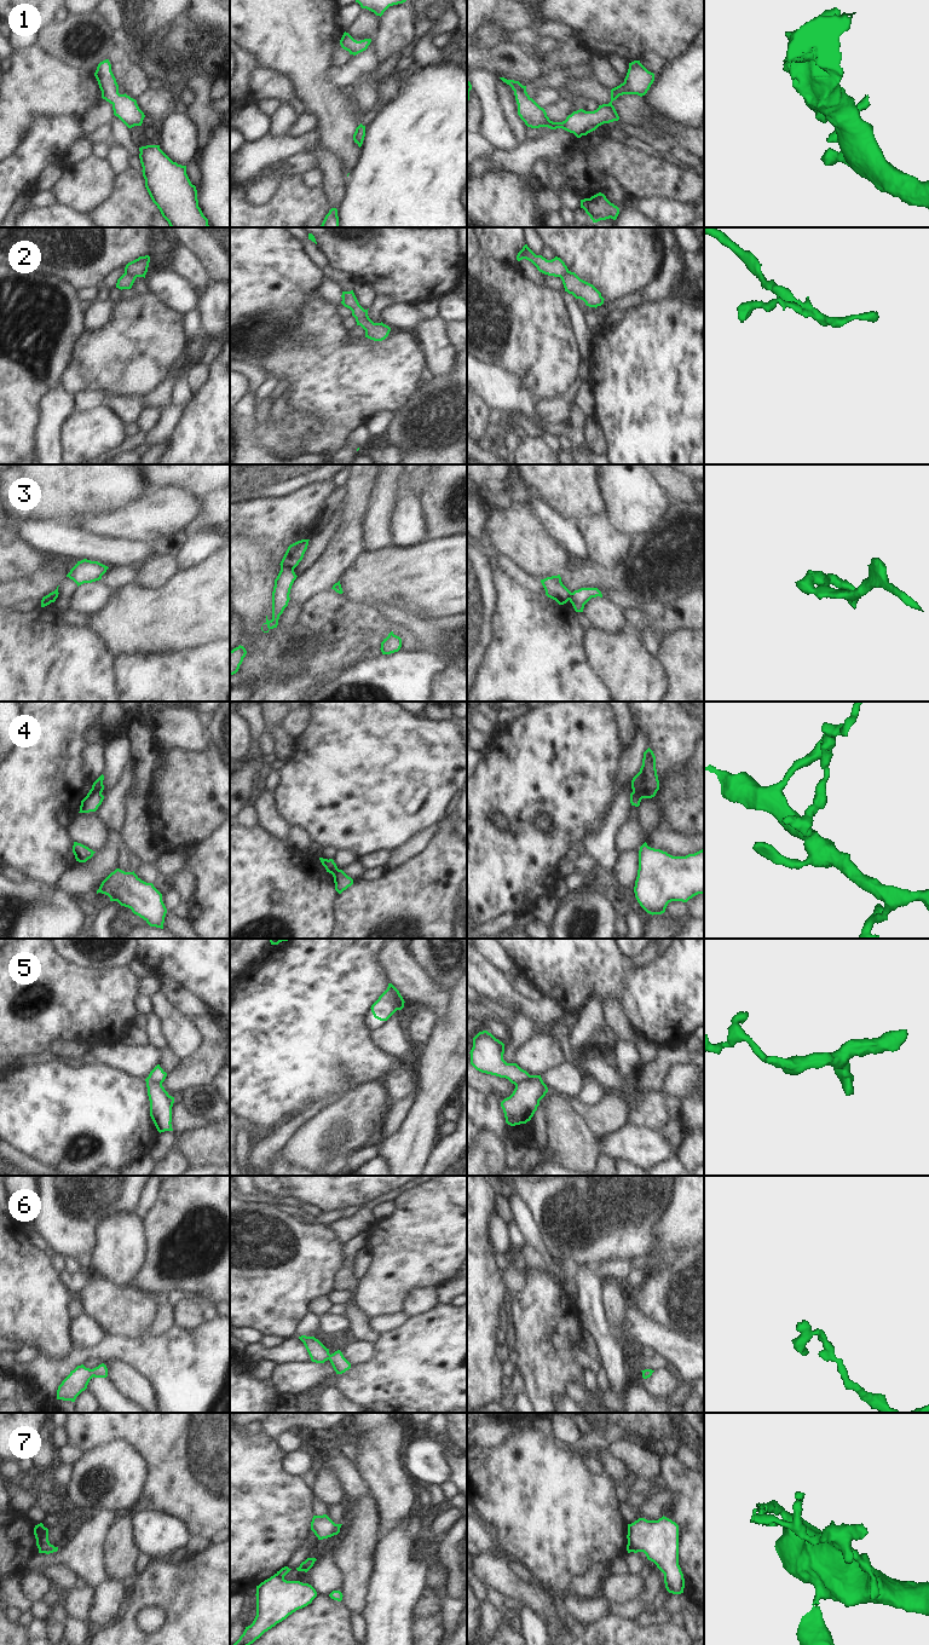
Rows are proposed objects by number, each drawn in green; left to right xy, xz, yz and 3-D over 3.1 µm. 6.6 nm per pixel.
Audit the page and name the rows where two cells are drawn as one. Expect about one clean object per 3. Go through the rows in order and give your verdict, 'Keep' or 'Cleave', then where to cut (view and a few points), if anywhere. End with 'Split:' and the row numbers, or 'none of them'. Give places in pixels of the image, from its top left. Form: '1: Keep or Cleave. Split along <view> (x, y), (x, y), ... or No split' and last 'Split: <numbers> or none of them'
1: Keep. No split
2: Cleave. Split along xy (125, 272), (136, 277)
3: Cleave. Split along xz (281, 566), (288, 566), (293, 570)
4: Cleave. Split along xy (92, 788), (101, 794)
5: Cleave. Split along xz (387, 988), (394, 993), (398, 1009)
6: Keep. No split
7: Cleave. Split along xy (47, 1530), (36, 1545)
Split: 2, 3, 4, 5, 7.

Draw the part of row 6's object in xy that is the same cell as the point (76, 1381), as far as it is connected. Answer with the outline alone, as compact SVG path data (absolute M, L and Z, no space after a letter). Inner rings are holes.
M102 1363L93 1369L86 1368L83 1364L77 1366L58 1386L57 1399L75 1402L76 1397L87 1389L93 1376L106 1378L106 1366Z

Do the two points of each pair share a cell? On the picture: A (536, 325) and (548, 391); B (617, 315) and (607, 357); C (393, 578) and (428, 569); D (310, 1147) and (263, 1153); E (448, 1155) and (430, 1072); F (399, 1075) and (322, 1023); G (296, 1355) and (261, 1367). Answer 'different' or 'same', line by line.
A: same
B: different
C: same
D: different
E: different
F: different
G: different

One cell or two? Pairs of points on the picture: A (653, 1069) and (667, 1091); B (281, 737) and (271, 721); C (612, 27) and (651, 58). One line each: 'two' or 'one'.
A: two
B: one
C: two

